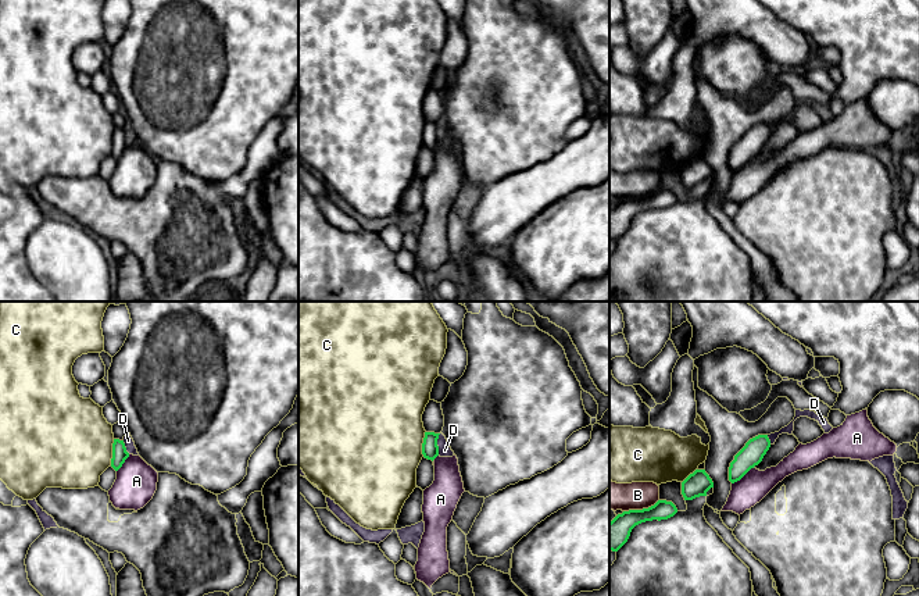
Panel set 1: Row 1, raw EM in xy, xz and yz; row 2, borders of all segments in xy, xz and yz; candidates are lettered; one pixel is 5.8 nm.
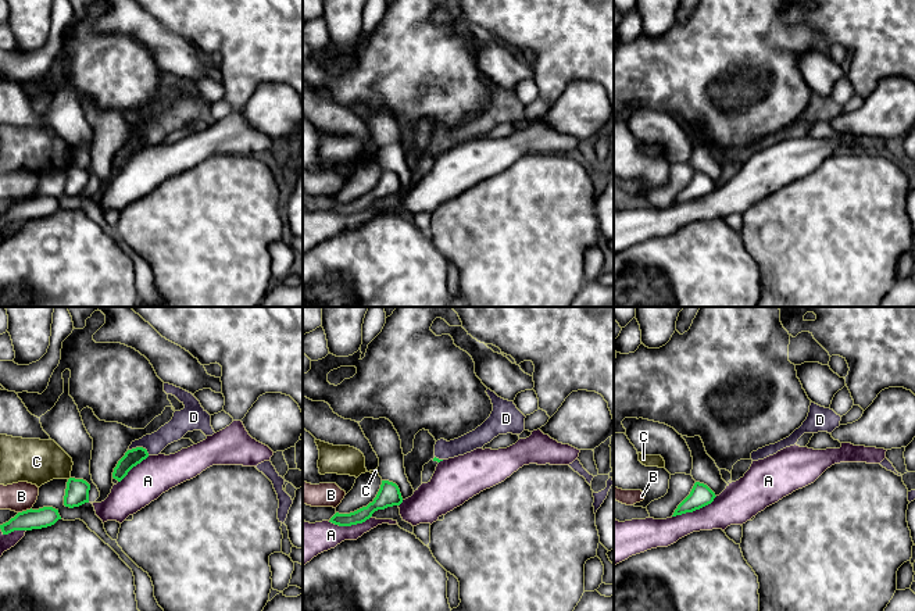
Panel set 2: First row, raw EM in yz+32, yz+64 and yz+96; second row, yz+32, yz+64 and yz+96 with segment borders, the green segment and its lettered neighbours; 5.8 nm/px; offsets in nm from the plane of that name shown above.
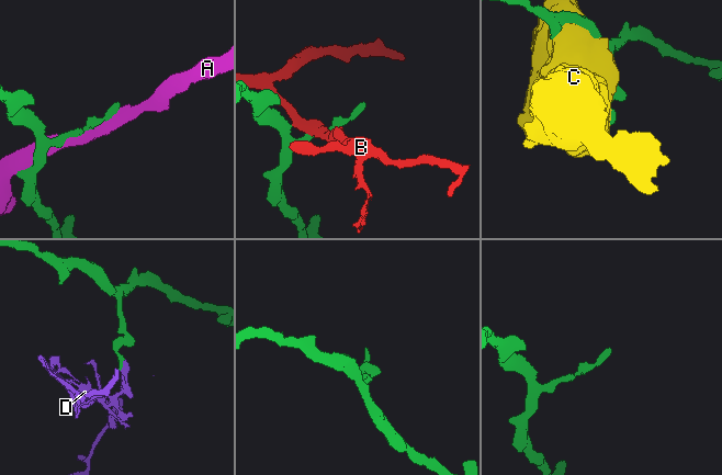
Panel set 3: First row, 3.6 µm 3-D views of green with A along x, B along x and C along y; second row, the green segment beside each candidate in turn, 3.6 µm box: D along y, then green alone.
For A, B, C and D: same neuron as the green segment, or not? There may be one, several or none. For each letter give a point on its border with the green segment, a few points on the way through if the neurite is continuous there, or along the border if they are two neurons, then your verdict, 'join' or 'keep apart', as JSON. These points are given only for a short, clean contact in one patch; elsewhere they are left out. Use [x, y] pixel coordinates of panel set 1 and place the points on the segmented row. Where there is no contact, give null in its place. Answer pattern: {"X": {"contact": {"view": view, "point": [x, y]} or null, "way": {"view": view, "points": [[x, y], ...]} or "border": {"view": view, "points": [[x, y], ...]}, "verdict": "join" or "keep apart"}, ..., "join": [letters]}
{"A": {"contact": {"view": "yz", "point": [743, 475]}, "verdict": "keep apart"}, "B": {"contact": {"view": "yz", "point": [640, 510]}, "verdict": "keep apart"}, "C": {"contact": {"view": "xy", "point": [113, 452]}, "verdict": "keep apart"}, "D": {"contact": {"view": "xz", "point": [436, 445]}, "border": {"view": "xz", "points": [[440, 434], [437, 454]]}, "verdict": "keep apart"}, "join": []}

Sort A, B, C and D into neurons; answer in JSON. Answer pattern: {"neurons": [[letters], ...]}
{"neurons": [["A"], ["B"], ["C"], ["D"]]}

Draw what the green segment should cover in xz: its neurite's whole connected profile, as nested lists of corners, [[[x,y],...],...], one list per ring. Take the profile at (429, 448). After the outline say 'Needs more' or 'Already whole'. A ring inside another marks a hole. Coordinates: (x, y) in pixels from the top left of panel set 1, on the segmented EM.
[[[425,432],[423,443],[422,443],[422,454],[428,460],[435,460],[439,456],[437,439],[440,433]]]. Already whole

